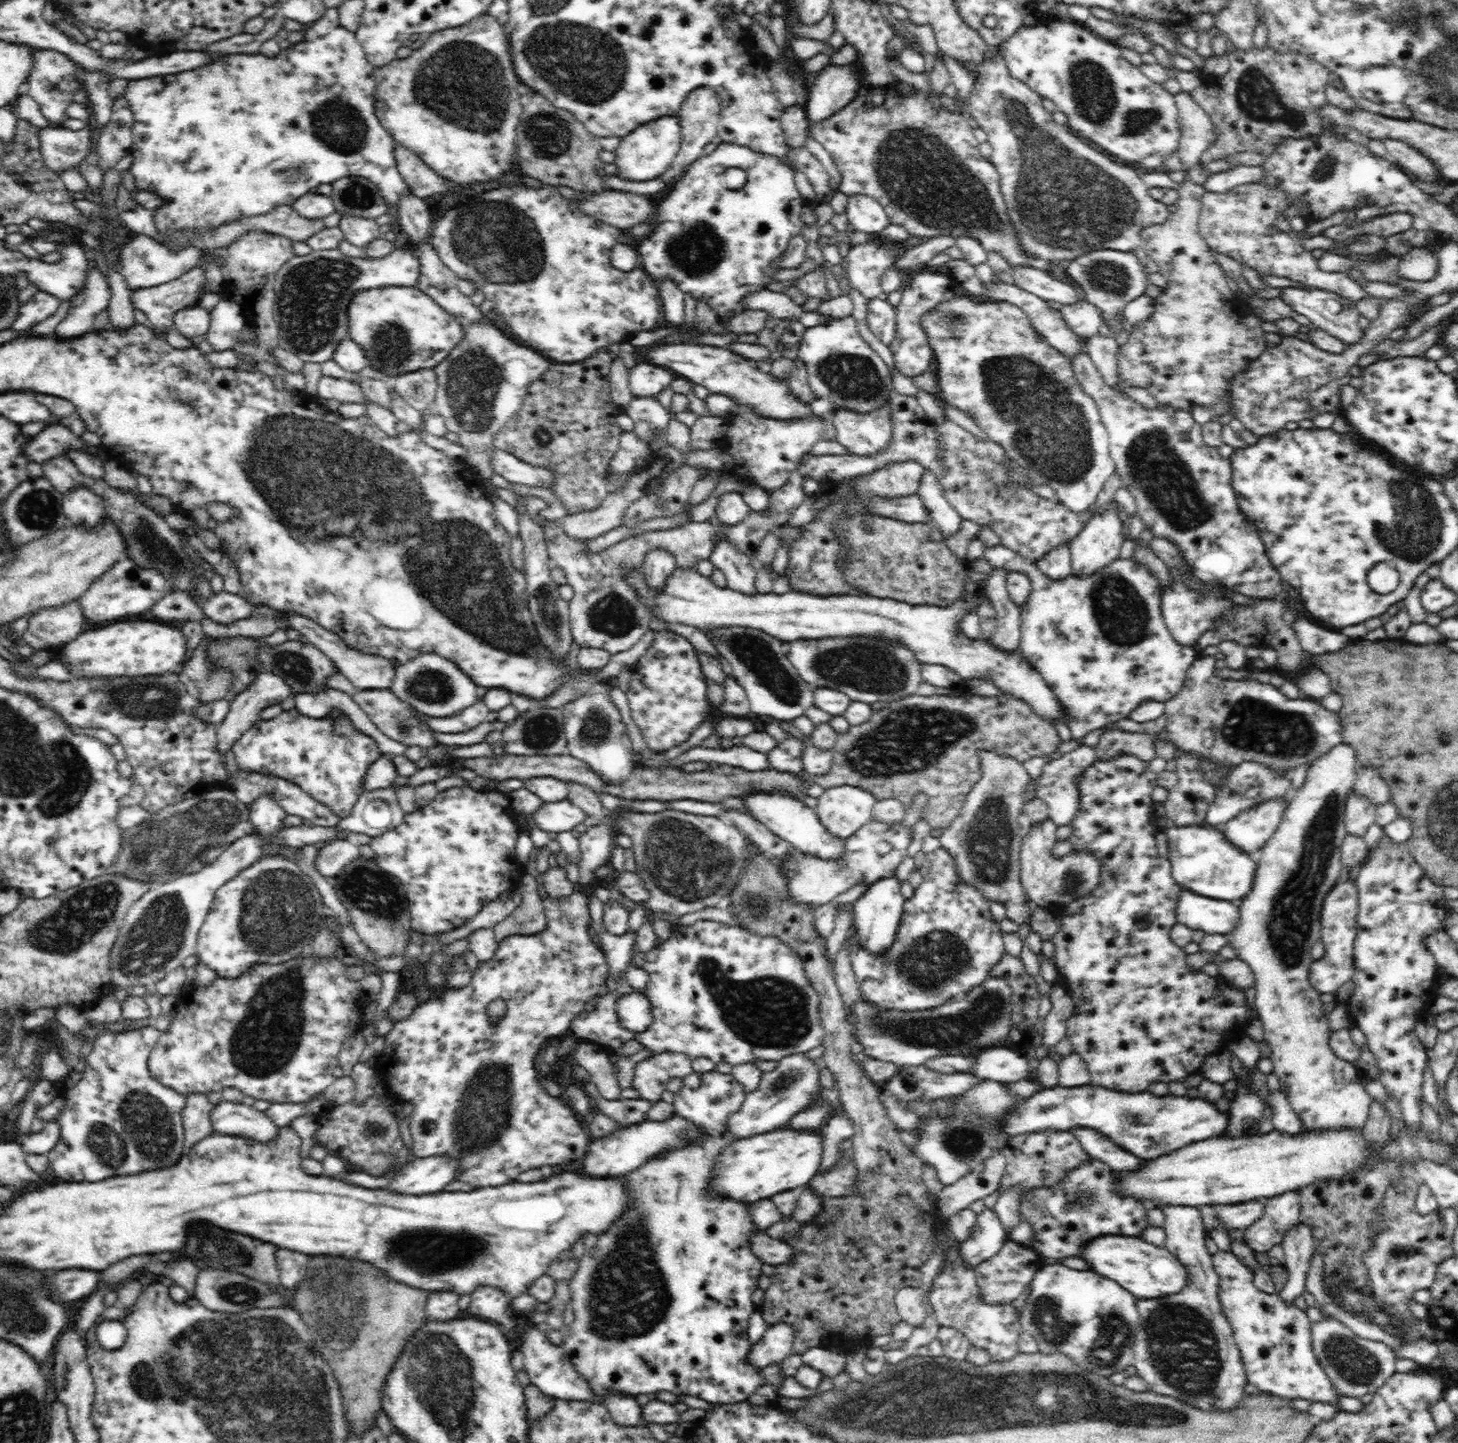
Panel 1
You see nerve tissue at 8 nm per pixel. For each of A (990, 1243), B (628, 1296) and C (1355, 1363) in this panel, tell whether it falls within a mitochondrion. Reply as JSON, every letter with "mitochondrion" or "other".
{"A":"other","B":"mitochondrion","C":"mitochondrion"}

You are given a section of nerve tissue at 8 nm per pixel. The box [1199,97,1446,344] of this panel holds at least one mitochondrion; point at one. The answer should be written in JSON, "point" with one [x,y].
{"point":[1325,168]}

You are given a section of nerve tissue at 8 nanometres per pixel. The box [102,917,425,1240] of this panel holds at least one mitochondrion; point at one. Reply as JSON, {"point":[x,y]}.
{"point":[263,1044]}

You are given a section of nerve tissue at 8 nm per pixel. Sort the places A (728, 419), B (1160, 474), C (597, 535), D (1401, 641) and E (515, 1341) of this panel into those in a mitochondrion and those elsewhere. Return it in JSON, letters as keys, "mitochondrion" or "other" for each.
{"A":"other","B":"mitochondrion","C":"other","D":"other","E":"other"}

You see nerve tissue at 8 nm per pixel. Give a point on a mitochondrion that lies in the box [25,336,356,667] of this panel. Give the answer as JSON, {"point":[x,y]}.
{"point":[152,546]}

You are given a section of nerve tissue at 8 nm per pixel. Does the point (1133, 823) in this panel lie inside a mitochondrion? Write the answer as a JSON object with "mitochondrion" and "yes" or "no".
{"mitochondrion":"no"}

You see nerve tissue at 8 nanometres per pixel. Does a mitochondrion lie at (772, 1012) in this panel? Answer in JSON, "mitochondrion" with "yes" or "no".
{"mitochondrion":"yes"}

